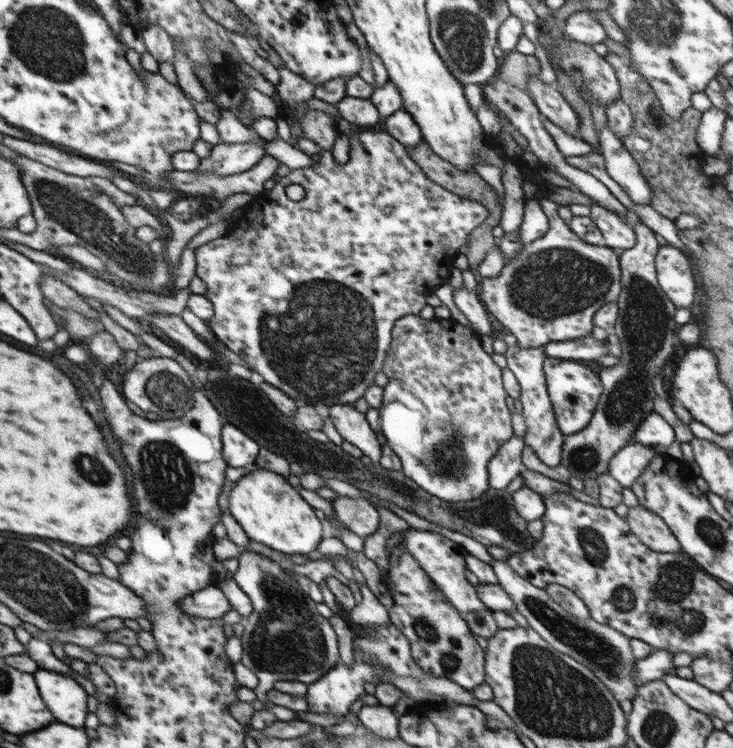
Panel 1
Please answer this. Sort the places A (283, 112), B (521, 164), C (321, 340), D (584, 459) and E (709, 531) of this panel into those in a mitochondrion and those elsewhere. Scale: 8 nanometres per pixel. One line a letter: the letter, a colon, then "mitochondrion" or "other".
A: other
B: other
C: mitochondrion
D: mitochondrion
E: mitochondrion

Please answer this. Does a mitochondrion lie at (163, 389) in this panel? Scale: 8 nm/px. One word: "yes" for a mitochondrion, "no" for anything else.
yes

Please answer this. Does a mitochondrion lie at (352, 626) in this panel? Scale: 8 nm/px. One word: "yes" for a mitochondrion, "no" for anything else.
no

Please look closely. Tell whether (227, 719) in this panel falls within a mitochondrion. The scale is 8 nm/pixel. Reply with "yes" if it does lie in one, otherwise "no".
no

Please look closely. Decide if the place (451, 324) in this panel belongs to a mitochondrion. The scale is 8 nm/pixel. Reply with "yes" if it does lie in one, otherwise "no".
no

